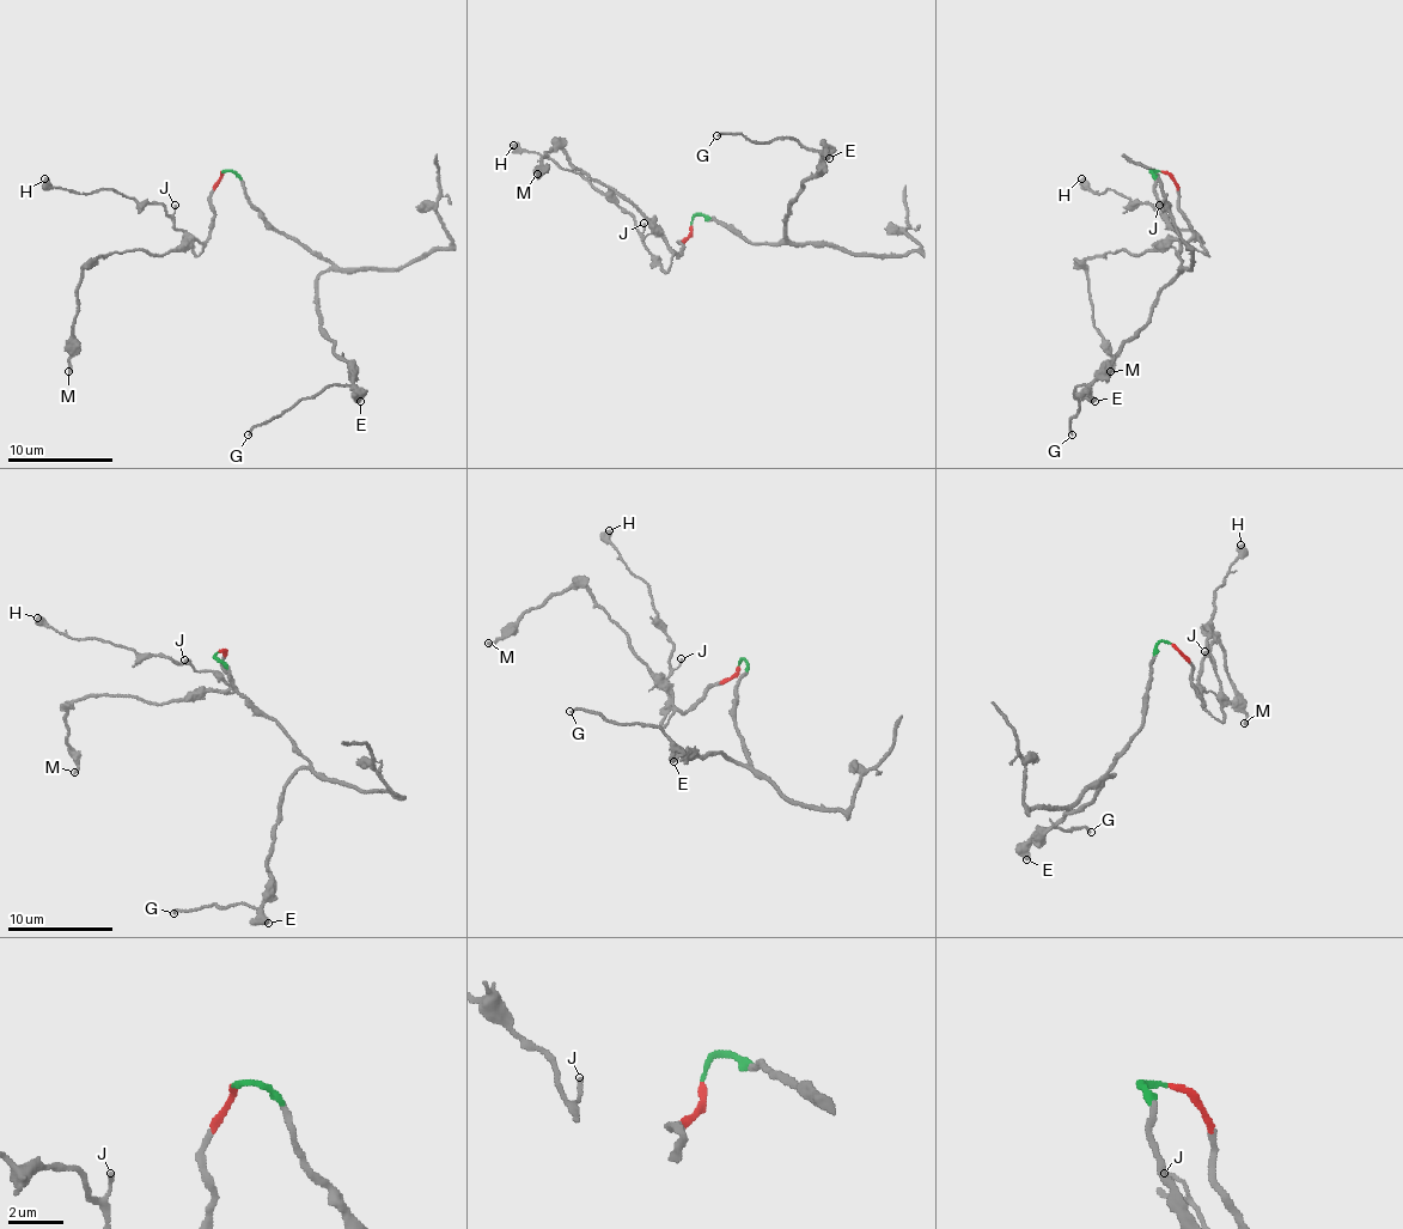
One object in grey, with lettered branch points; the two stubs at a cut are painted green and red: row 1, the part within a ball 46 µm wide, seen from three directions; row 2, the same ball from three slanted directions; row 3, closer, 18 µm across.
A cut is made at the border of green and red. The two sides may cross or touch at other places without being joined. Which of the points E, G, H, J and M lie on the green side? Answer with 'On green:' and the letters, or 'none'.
On green: E, G

